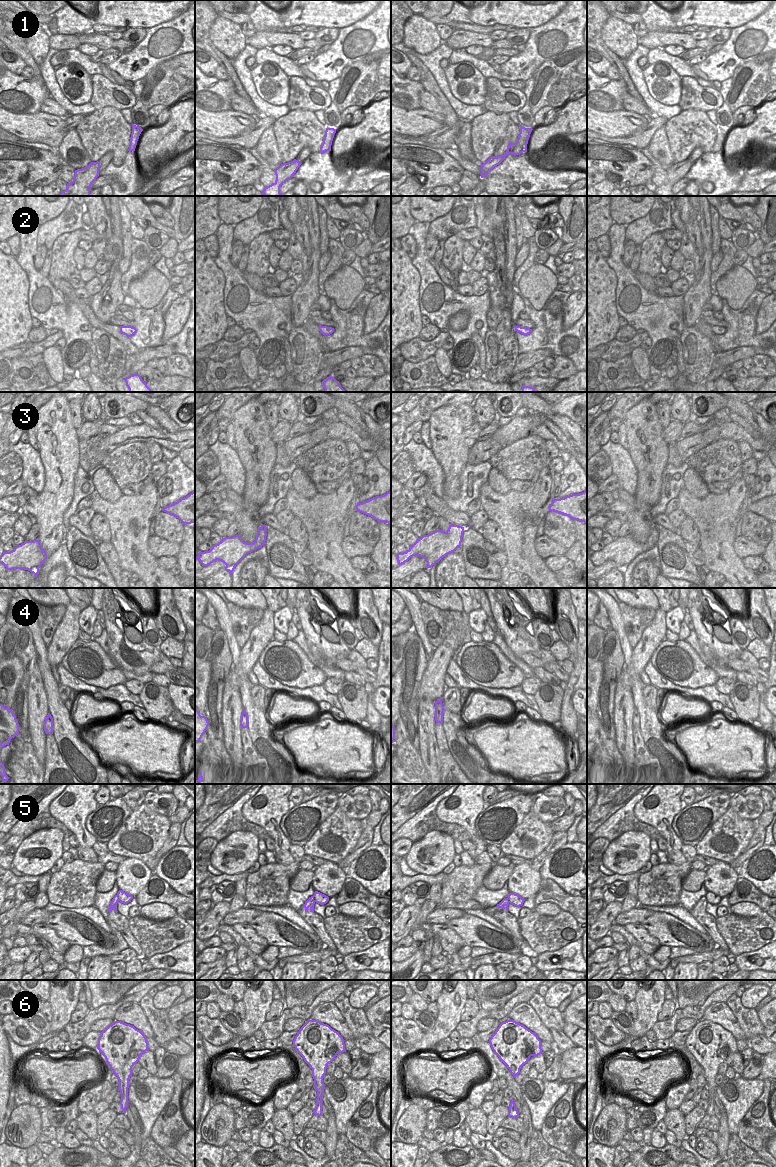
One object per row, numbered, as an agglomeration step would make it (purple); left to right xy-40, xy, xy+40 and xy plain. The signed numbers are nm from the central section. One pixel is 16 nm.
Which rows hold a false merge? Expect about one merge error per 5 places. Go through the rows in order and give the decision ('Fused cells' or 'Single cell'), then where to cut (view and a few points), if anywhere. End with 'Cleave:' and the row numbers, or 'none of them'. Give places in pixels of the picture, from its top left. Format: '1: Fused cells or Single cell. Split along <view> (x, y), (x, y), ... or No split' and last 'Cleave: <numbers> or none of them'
1: Fused cells. Split along xy+40 (526, 143), (523, 145), (518, 144), (511, 153)
2: Single cell. No split
3: Single cell. No split
4: Single cell. No split
5: Single cell. No split
6: Single cell. No split
Cleave: 1.

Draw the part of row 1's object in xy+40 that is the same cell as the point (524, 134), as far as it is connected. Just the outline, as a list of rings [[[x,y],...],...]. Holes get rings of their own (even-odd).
[[[520,126],[520,133],[518,136],[518,139],[515,143],[511,143],[509,141],[509,146],[506,150],[506,153],[502,156],[492,156],[490,157],[485,163],[481,164],[481,178],[485,177],[488,175],[488,173],[497,165],[499,165],[507,155],[512,154],[513,150],[518,144],[521,144],[522,146],[525,146],[528,144],[528,140],[530,137],[530,134],[532,132],[532,128],[525,128]]]

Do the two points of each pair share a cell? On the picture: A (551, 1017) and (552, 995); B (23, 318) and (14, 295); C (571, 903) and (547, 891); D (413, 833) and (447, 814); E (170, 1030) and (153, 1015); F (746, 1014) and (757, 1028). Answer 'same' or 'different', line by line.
A: different
B: same
C: same
D: different
E: same
F: same

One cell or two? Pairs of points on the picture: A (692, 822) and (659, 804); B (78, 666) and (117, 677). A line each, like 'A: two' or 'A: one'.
A: two
B: one

